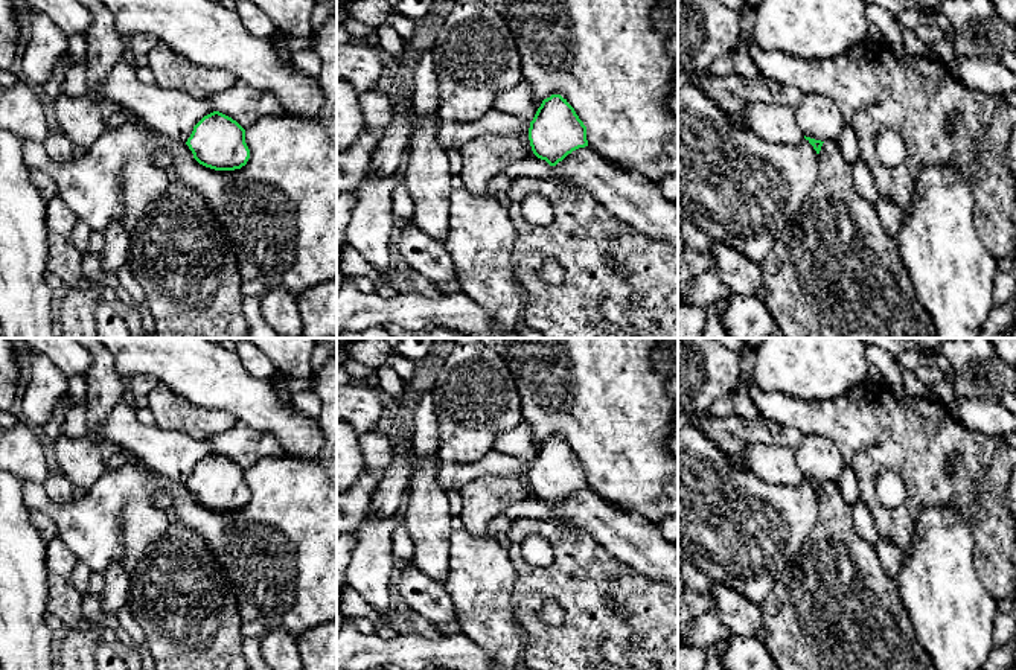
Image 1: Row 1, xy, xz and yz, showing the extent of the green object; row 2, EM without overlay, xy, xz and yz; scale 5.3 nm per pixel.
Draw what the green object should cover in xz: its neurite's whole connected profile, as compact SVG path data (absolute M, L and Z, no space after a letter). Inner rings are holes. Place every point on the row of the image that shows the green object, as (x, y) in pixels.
M561 94L542 100L530 122L529 140L533 154L550 166L588 146L586 126Z

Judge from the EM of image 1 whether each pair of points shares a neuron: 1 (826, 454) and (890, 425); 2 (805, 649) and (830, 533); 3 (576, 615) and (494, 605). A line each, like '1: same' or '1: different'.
1: different
2: same
3: different

